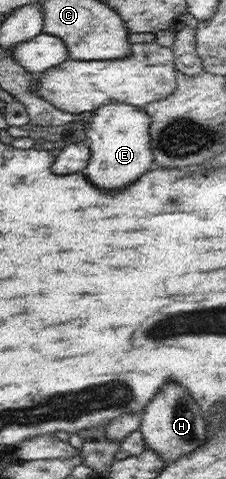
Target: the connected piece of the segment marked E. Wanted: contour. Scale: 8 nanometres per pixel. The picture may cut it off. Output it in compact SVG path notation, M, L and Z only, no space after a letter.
M114 101L100 105L86 120L85 133L92 156L88 168L84 170L86 178L102 190L120 190L136 182L136 178L140 178L144 172L148 172L150 166L154 166L150 125L148 113L139 107Z

